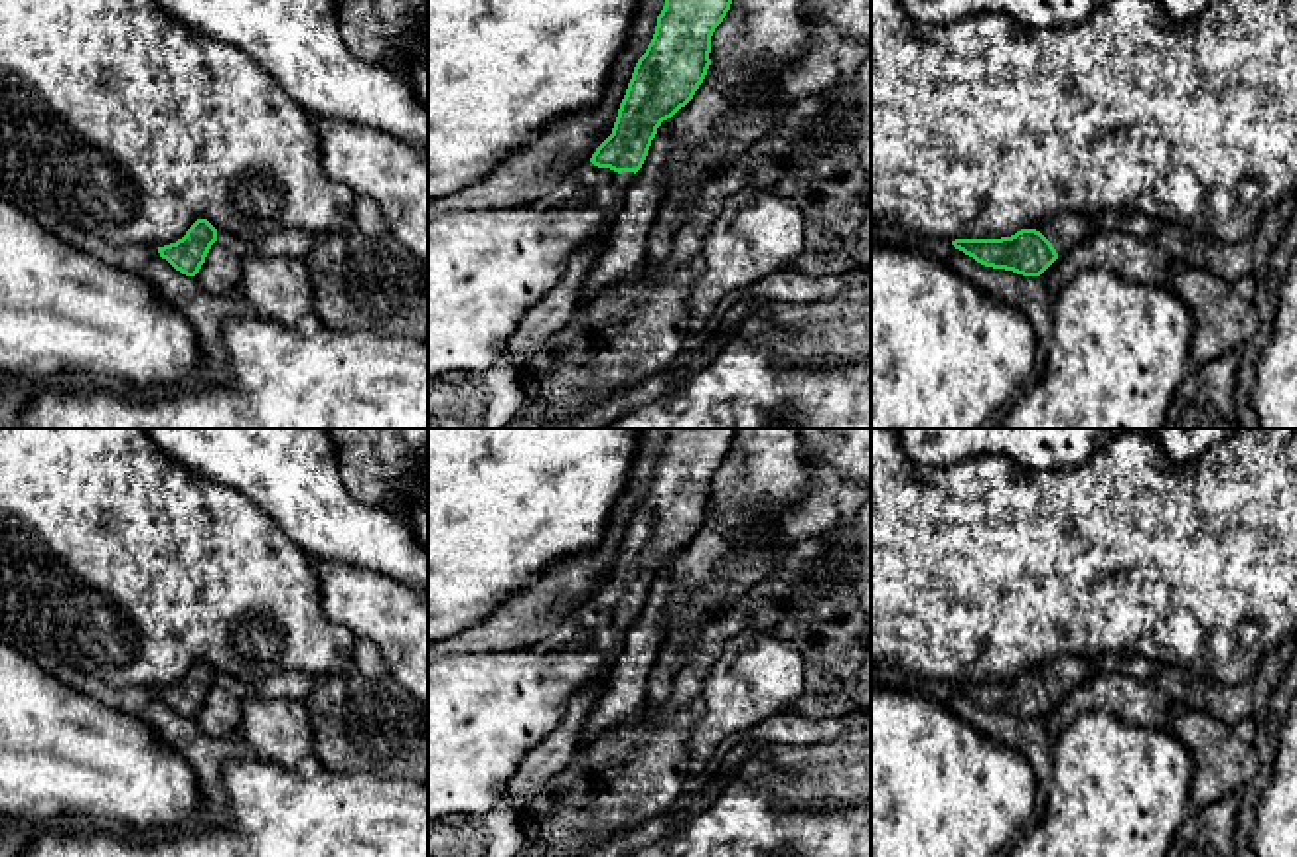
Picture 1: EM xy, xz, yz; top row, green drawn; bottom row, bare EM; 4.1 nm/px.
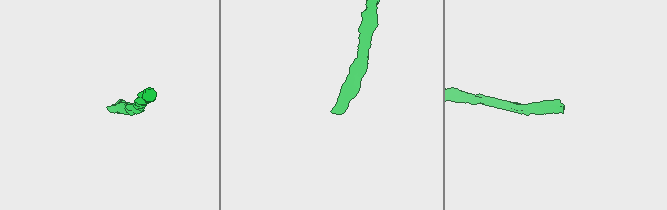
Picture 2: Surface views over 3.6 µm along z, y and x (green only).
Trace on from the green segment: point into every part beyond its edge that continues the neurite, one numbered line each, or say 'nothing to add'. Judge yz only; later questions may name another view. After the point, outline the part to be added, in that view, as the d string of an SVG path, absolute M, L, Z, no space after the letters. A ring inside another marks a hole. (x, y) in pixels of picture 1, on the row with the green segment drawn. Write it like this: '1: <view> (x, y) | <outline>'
1: yz (1065, 232) | M1064 213L1042 225L1040 233L1052 243L1058 255L1096 235L1094 223L1086 215Z

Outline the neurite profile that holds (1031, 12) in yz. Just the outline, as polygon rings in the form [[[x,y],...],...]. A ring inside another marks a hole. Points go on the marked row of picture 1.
[[[902,0],[920,24],[952,24],[973,14],[1007,14],[1030,28],[1072,26],[1109,0]]]

